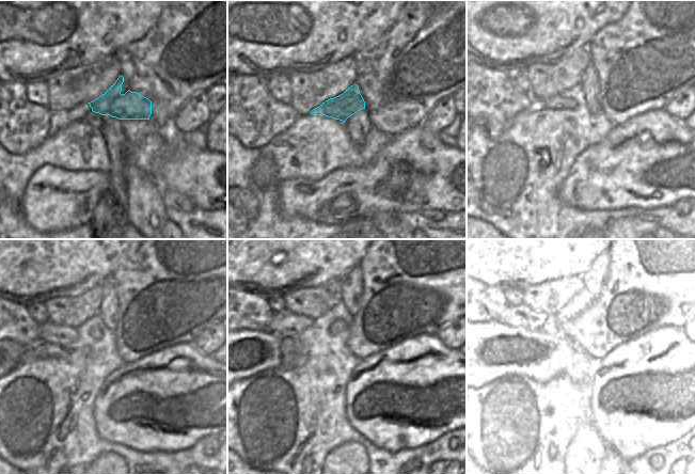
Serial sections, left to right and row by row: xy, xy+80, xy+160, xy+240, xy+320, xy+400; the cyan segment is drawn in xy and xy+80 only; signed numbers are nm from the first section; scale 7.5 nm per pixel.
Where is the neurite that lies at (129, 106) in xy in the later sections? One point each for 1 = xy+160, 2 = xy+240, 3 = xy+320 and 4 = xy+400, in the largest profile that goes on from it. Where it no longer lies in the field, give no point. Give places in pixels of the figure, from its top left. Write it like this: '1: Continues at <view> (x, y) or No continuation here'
1: Continues at xy+160 (557, 101)
2: Continues at xy+240 (48, 332)
3: Continues at xy+320 (284, 324)
4: Continues at xy+400 (522, 315)

